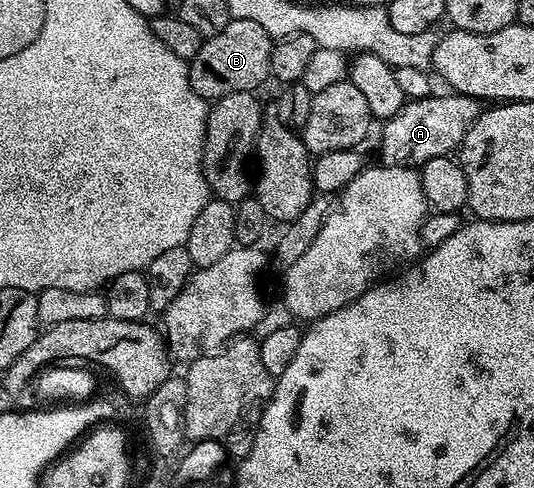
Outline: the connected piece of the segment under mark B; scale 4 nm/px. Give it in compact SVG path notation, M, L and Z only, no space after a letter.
M233 18L219 31L219 35L206 37L199 47L199 55L188 62L191 87L206 103L219 100L223 95L232 93L253 93L266 80L270 80L269 64L271 51L275 44L259 23L251 19Z

